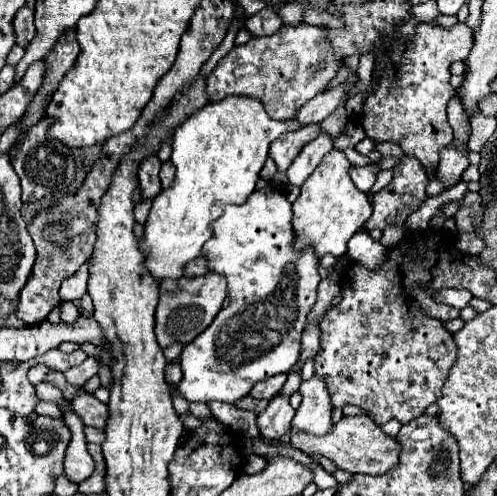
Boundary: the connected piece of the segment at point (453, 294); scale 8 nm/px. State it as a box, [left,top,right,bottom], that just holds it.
[432,290,472,308]

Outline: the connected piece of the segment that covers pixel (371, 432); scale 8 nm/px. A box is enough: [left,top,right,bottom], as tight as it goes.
[288,416,400,474]

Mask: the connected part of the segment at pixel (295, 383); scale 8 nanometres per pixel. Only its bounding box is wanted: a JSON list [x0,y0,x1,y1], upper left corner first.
[280,372,302,396]

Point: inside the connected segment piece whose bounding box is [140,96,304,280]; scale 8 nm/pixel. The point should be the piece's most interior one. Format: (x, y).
(218, 153)

